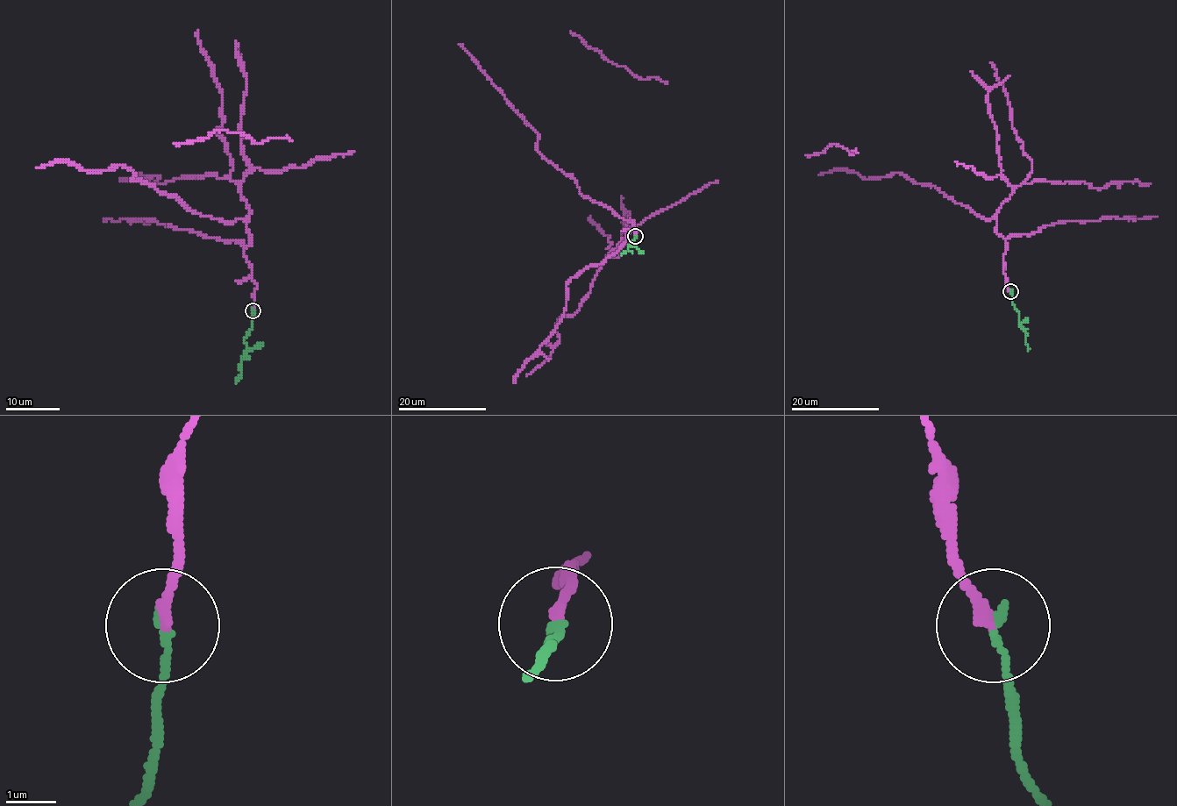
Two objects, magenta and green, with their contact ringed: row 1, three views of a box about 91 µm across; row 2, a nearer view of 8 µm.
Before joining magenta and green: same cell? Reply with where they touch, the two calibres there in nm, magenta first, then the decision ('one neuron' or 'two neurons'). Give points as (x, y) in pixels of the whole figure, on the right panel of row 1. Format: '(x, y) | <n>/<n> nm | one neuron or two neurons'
(1010, 291) | 200/180 nm | one neuron

